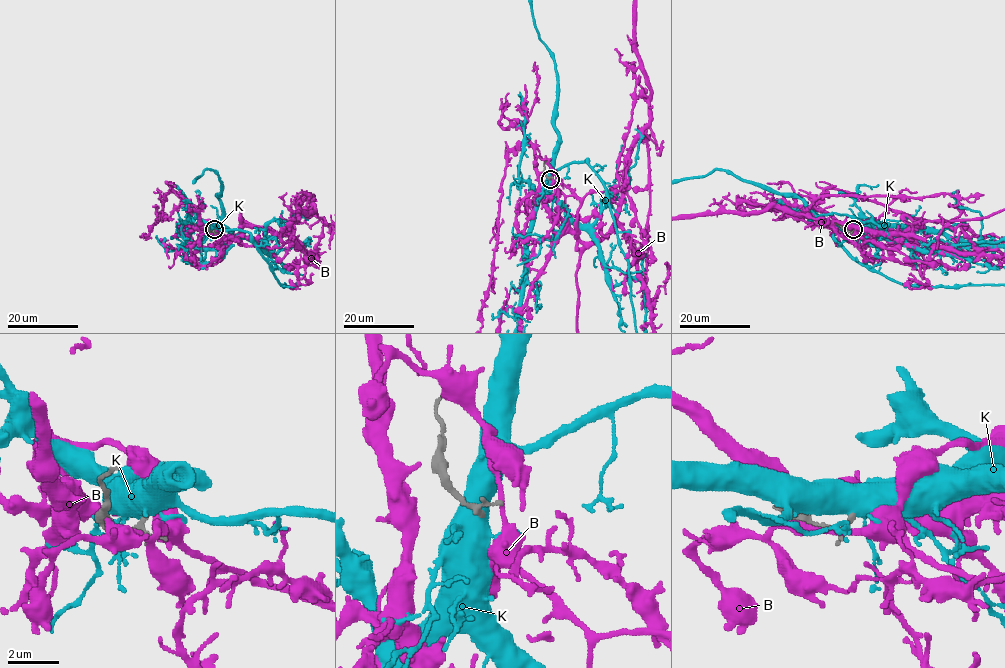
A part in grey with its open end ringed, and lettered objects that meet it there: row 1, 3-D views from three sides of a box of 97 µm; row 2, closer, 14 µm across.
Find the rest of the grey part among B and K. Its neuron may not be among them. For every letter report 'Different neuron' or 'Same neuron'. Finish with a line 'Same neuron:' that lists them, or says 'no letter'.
B: Different neuron
K: Different neuron
Same neuron: no letter

